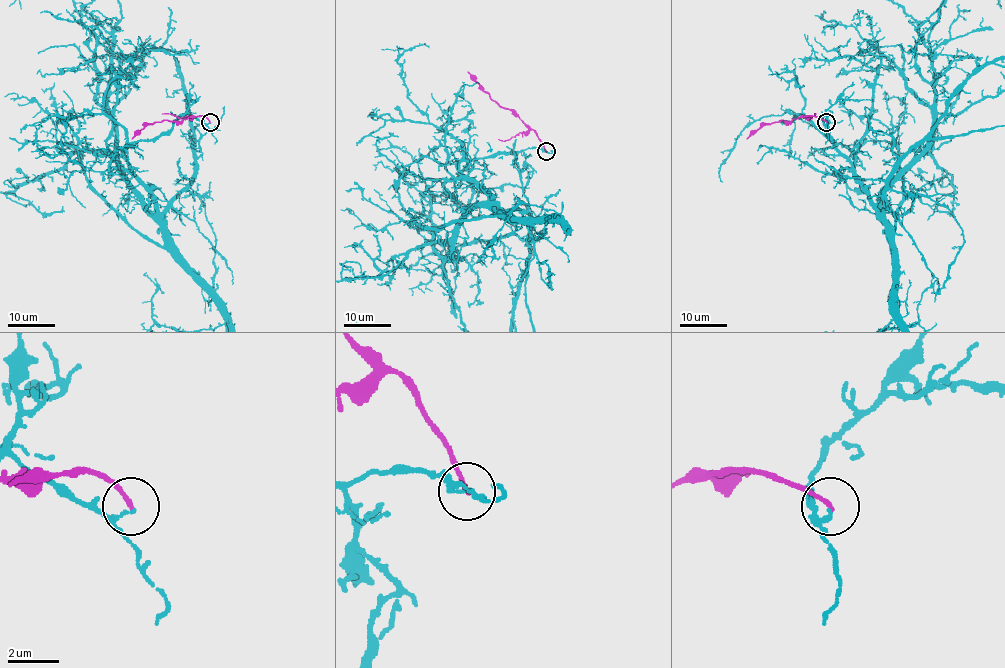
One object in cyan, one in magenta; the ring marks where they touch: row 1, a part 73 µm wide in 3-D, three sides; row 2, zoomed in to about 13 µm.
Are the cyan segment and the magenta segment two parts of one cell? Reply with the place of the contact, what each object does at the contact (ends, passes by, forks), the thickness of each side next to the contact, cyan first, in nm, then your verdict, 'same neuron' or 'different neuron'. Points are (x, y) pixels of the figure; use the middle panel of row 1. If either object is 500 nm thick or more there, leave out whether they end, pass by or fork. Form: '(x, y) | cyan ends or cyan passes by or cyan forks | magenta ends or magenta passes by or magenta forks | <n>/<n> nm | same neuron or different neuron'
(546, 151) | cyan ends | magenta ends | 140/160 nm | different neuron

